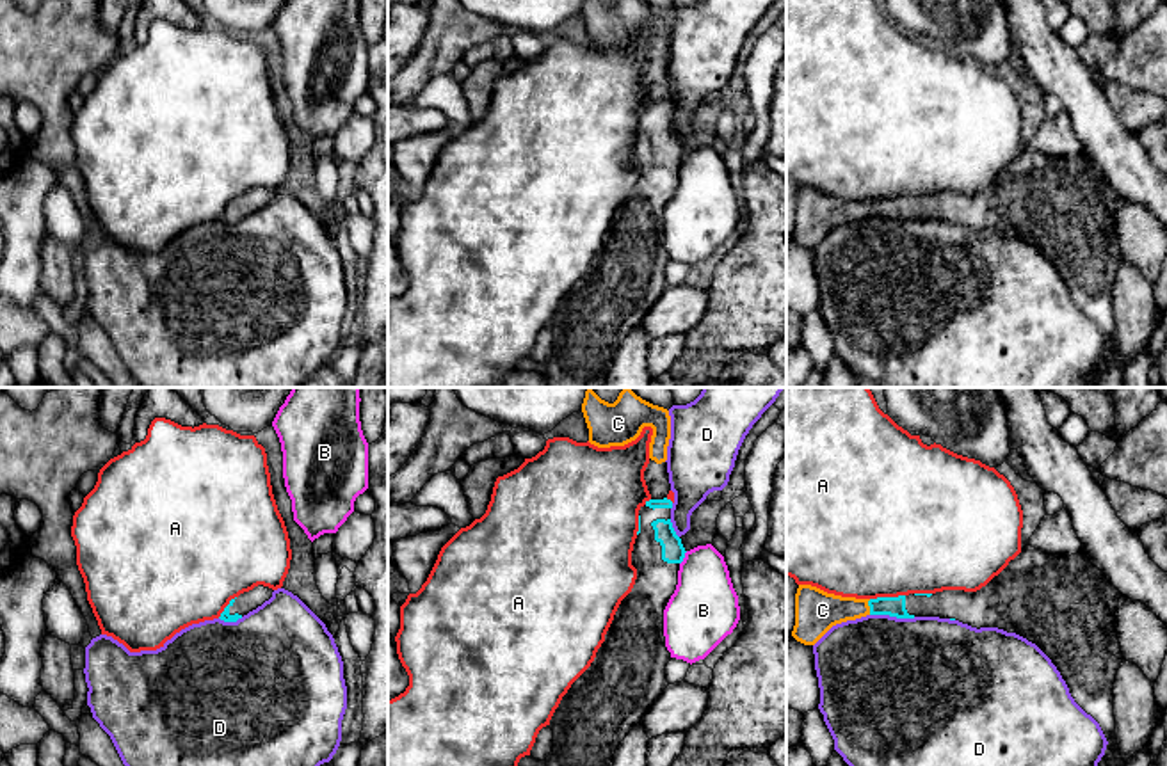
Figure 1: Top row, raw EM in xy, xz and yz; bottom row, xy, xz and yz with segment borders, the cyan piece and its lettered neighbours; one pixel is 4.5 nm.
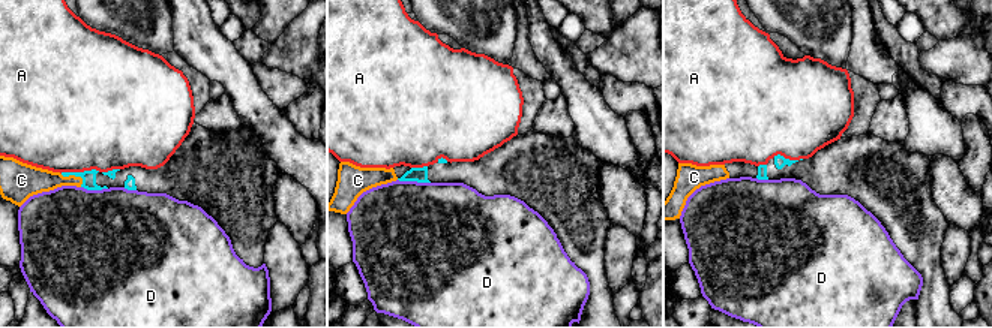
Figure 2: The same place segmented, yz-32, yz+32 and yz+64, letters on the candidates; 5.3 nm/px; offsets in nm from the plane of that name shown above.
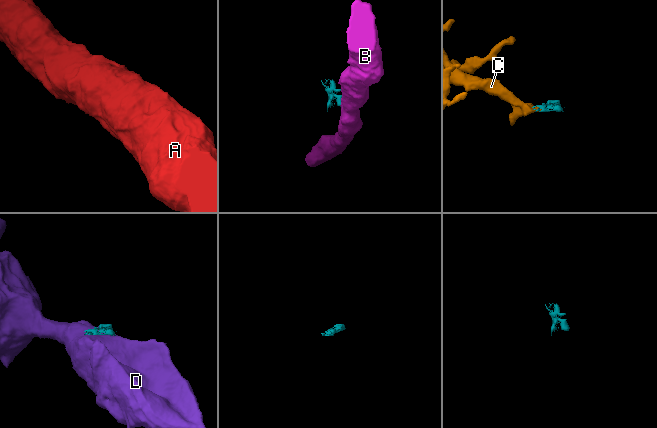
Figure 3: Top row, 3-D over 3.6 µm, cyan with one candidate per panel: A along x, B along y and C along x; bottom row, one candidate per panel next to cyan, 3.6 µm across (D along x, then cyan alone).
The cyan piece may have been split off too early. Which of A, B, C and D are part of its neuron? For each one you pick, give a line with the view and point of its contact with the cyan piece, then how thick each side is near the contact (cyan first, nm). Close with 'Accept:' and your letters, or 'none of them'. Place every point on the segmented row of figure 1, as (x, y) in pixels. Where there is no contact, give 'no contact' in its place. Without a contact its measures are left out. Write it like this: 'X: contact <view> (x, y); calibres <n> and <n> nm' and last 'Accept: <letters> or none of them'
C: contact yz (869, 605); calibres 100 and 190 nm
Accept: C

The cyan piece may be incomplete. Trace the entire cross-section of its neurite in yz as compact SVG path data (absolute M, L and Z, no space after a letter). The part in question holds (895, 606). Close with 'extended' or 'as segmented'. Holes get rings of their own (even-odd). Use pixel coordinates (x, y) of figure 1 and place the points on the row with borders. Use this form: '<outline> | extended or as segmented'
M1025 546L977 592L856 599L799 585L792 636L815 645L833 626L866 615L939 617L1016 633L1051 659L1074 702L1099 723L1108 745L1098 766L1126 766L1114 716L1114 682L1123 663L1115 633L1121 597L1083 551L1053 556Z | extended

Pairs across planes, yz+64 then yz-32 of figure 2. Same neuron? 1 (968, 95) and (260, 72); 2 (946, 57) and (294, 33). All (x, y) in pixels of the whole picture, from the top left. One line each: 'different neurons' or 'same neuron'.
1: same neuron
2: same neuron

